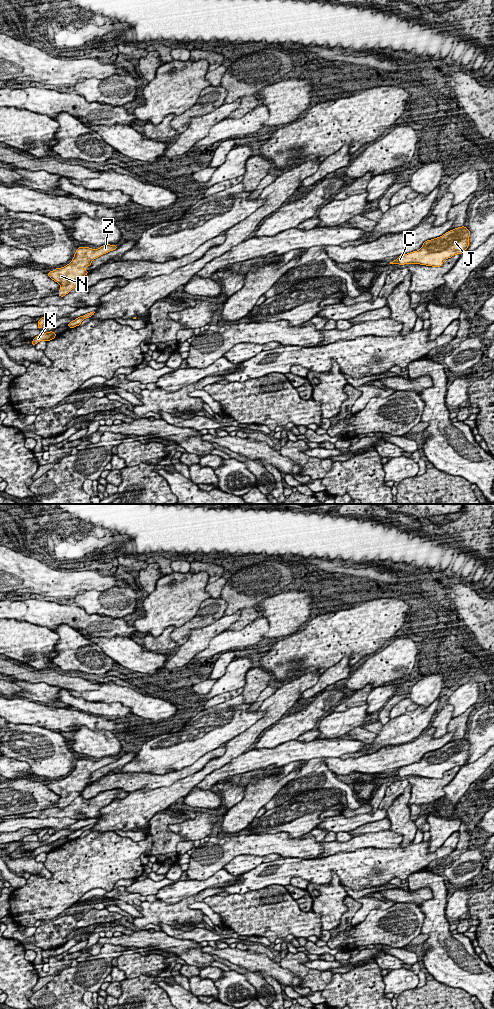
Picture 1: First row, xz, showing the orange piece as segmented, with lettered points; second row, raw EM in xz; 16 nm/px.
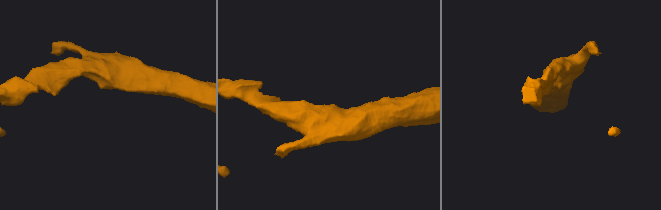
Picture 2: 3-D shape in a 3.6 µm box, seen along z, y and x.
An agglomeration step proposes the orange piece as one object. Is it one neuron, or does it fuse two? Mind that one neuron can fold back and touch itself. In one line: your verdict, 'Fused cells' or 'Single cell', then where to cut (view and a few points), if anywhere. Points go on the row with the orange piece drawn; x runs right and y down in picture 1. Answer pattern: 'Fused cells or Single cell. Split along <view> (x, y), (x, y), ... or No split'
Single cell. No split

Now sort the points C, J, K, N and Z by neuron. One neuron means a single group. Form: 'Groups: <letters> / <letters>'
Groups: C J K N Z

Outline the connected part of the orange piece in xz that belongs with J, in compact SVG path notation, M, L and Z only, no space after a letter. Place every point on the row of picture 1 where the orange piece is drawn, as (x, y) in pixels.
M465 226L455 228L435 239L427 240L423 243L420 250L400 255L390 264L420 264L432 267L440 267L443 262L456 254L463 254L469 246L470 231Z

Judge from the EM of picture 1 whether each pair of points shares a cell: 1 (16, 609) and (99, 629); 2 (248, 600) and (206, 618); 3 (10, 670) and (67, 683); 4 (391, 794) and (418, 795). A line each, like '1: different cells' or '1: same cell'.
1: same cell
2: different cells
3: same cell
4: same cell

